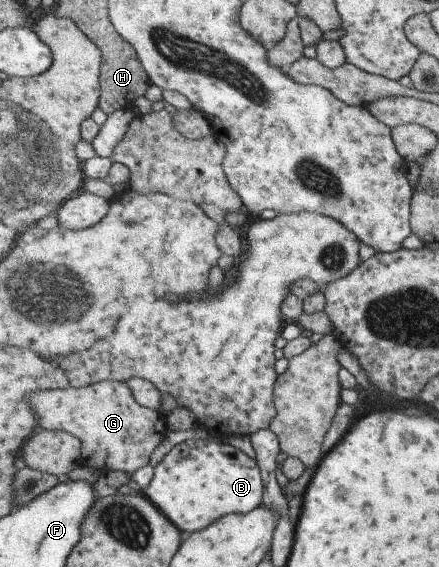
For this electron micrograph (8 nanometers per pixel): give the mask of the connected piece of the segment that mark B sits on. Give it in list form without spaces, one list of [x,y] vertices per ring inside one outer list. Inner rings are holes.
[[[188,439],[174,446],[155,467],[153,477],[143,493],[167,514],[170,521],[173,521],[181,531],[188,531],[191,534],[206,529],[226,514],[245,514],[262,506],[265,482],[261,466],[249,448],[218,441]]]

